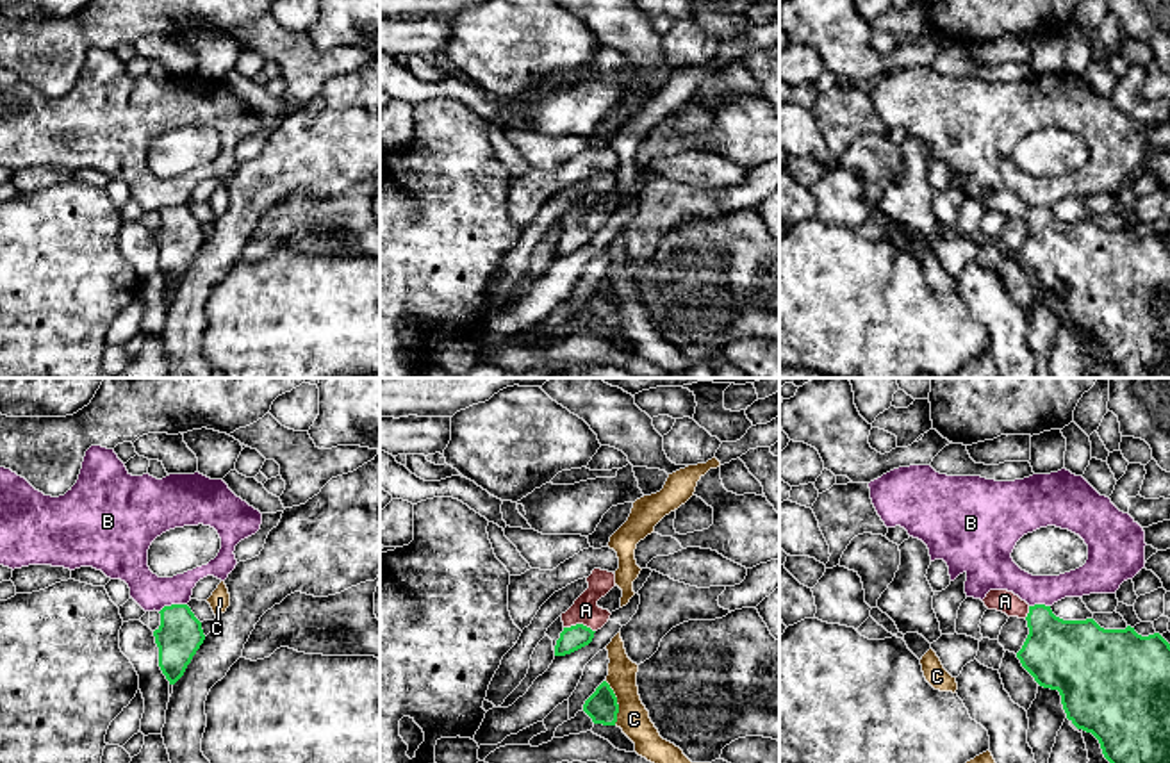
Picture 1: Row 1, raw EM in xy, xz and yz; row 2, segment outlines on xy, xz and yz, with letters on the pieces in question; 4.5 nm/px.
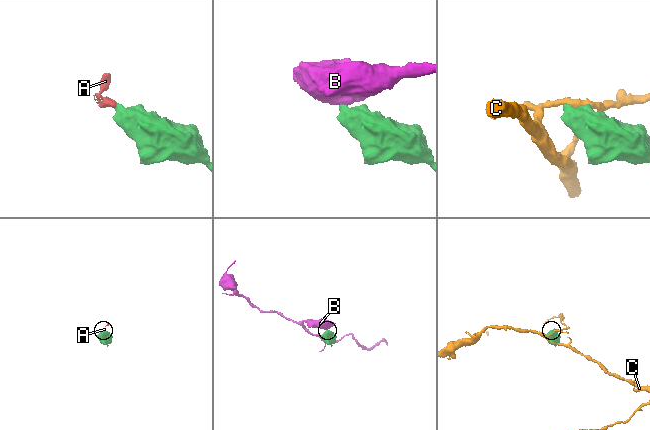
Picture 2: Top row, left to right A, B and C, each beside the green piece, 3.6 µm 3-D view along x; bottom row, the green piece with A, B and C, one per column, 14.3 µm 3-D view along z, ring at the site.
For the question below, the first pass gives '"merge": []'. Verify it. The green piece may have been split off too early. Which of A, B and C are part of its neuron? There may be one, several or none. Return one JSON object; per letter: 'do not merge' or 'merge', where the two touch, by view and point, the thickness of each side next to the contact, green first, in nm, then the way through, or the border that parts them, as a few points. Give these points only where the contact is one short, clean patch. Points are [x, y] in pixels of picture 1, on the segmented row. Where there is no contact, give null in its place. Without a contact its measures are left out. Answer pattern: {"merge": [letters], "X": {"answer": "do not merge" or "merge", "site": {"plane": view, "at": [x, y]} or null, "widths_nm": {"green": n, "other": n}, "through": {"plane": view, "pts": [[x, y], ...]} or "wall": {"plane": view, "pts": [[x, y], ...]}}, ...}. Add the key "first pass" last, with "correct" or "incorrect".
{"merge": ["A"], "A": {"answer": "merge", "site": {"plane": "xz", "at": [580, 624]}, "widths_nm": {"green": 110, "other": 120}, "through": {"plane": "xz", "pts": [[571, 639], [580, 624], [585, 610]]}}, "B": {"answer": "do not merge", "site": {"plane": "xy", "at": [172, 605]}, "widths_nm": {"green": 200, "other": 160}, "wall": {"plane": "xy", "pts": [[186, 603], [172, 603], [159, 612]]}}, "C": {"answer": "do not merge", "site": {"plane": "xz", "at": [616, 703]}, "widths_nm": {"green": 150, "other": 140}, "wall": {"plane": "xz", "pts": [[605, 681], [616, 697], [616, 724]]}}, "first pass": "incorrect"}

